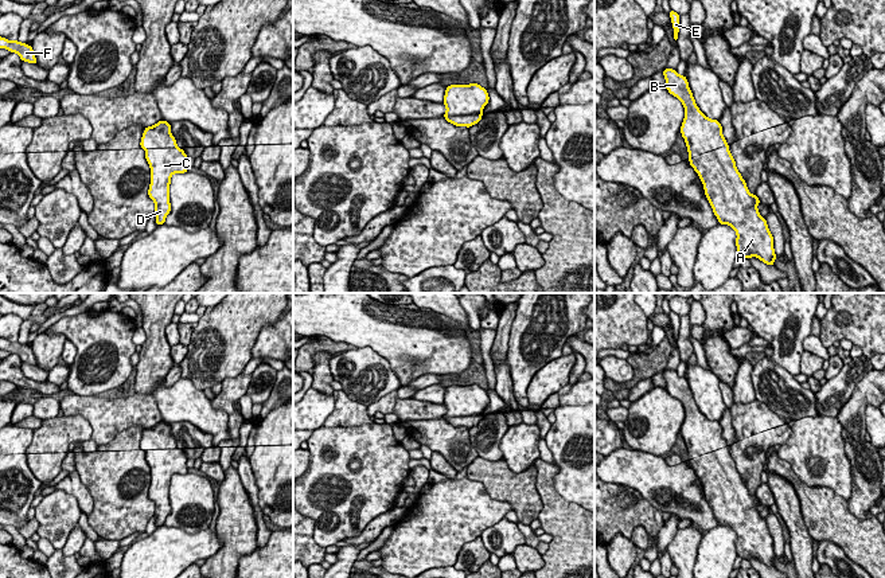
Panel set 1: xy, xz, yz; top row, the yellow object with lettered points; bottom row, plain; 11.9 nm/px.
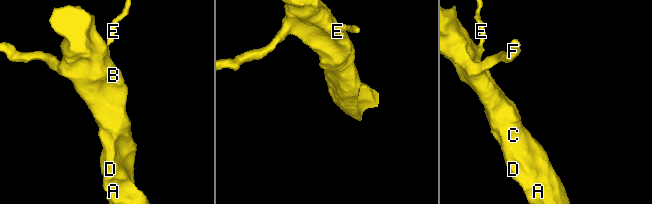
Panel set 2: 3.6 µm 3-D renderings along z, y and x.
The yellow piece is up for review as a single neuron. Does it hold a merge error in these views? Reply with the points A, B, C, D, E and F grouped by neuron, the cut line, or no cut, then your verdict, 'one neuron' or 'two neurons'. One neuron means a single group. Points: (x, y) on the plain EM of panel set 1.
A B C D E F | no cut | one neuron

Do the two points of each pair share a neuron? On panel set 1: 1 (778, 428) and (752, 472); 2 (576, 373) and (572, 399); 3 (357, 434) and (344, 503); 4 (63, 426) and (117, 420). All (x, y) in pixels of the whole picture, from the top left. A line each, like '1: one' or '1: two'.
1: one
2: two
3: one
4: two

